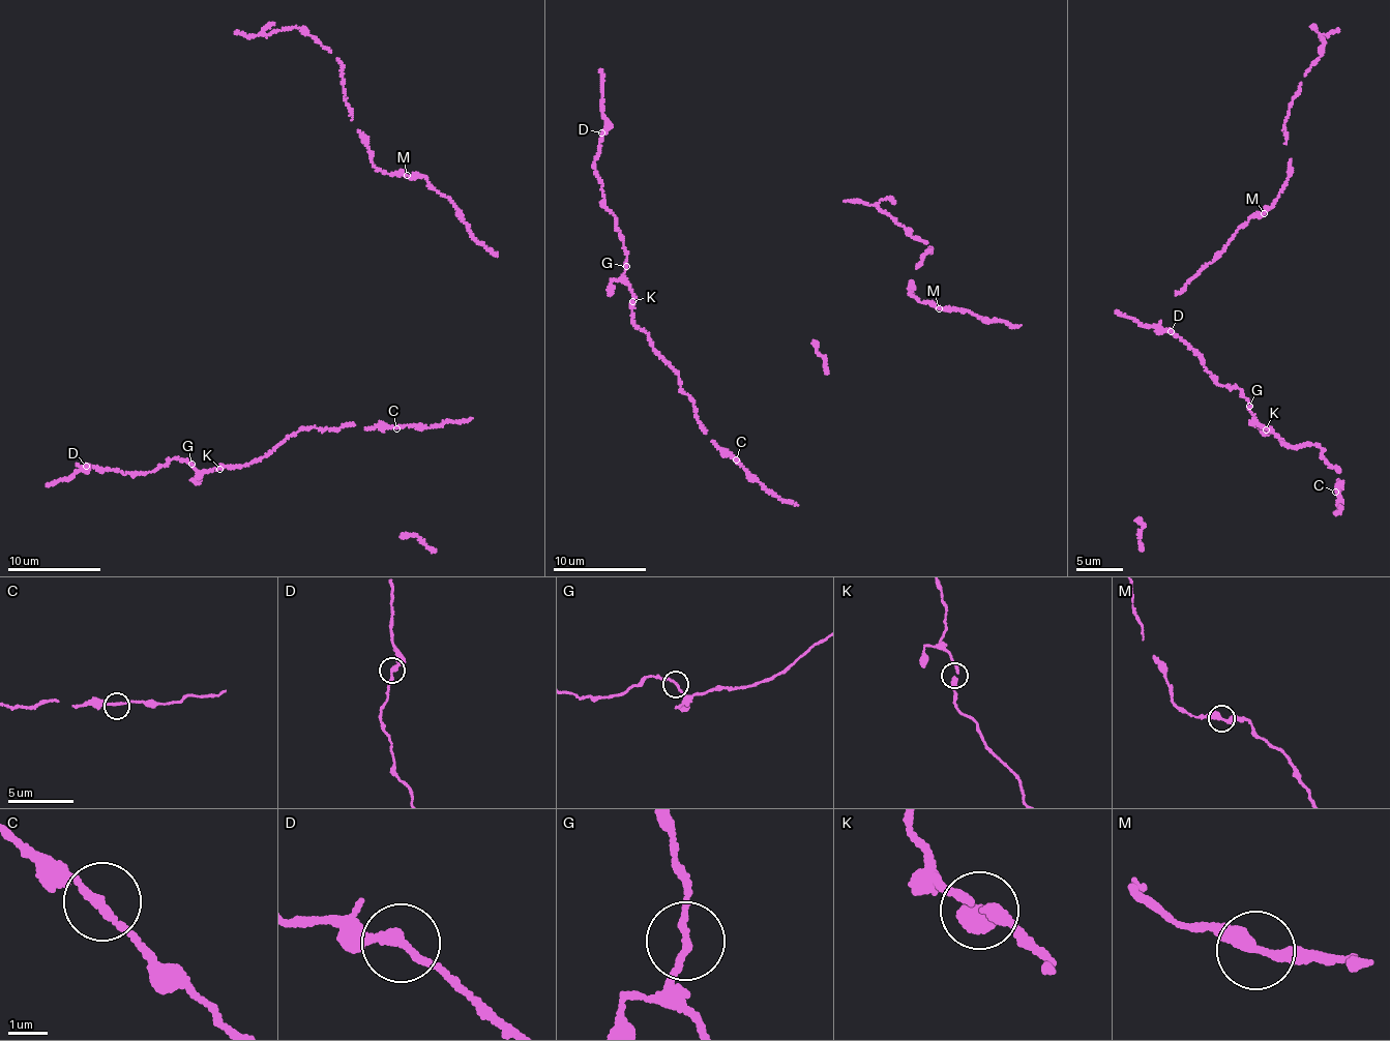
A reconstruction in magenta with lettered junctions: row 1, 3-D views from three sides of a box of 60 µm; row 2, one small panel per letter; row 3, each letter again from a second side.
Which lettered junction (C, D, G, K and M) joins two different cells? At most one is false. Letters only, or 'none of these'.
none of these

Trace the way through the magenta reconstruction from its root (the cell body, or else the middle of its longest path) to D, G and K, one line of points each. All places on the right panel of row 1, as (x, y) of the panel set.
D: (1339, 480), (1321, 448), (1282, 444), (1258, 425), (1240, 389), (1217, 384), (1198, 354), (1172, 331)
G: (1339, 480), (1339, 473), (1325, 464), (1321, 448), (1282, 444), (1274, 434), (1258, 425), (1249, 407)
K: (1339, 480), (1339, 473), (1325, 464), (1321, 448), (1307, 443), (1294, 447), (1282, 444), (1281, 440), (1266, 429)

